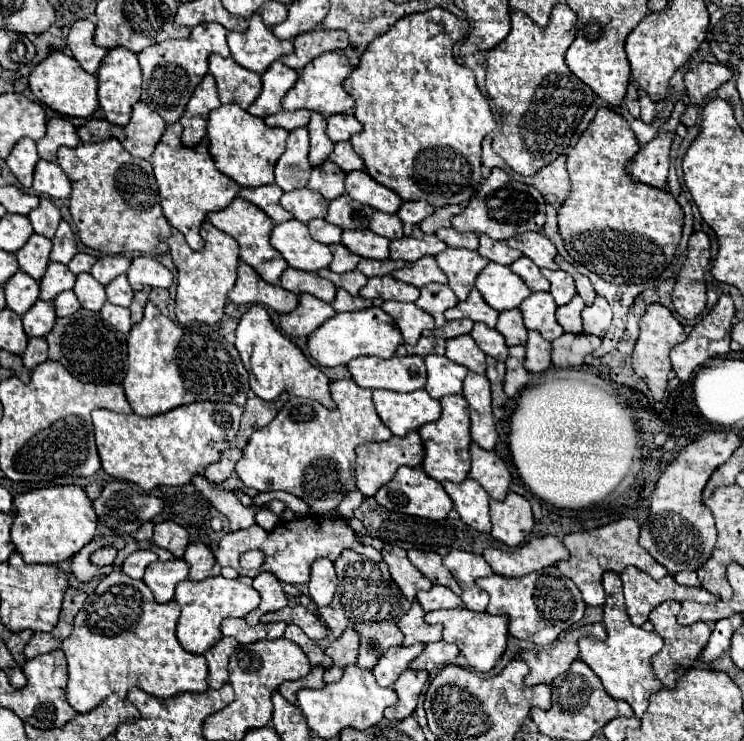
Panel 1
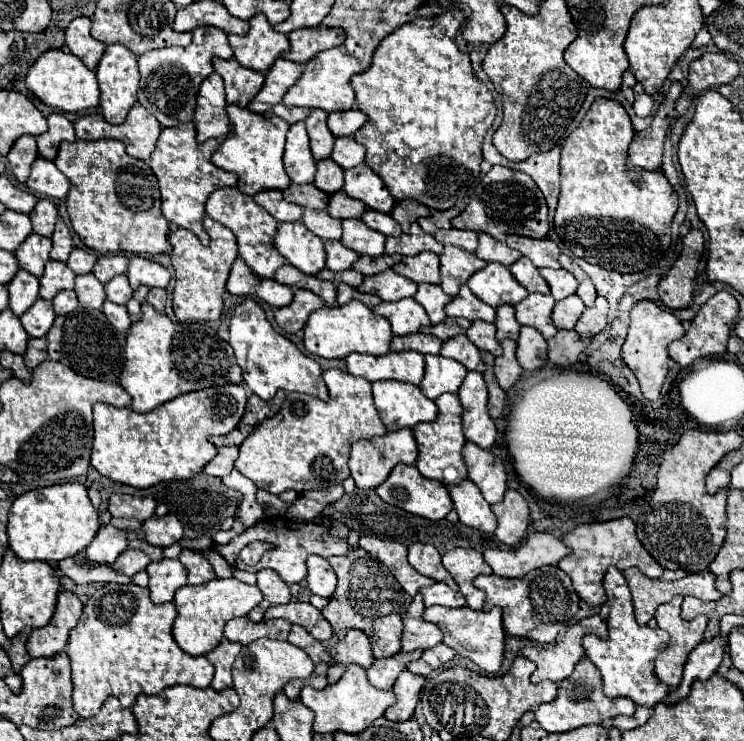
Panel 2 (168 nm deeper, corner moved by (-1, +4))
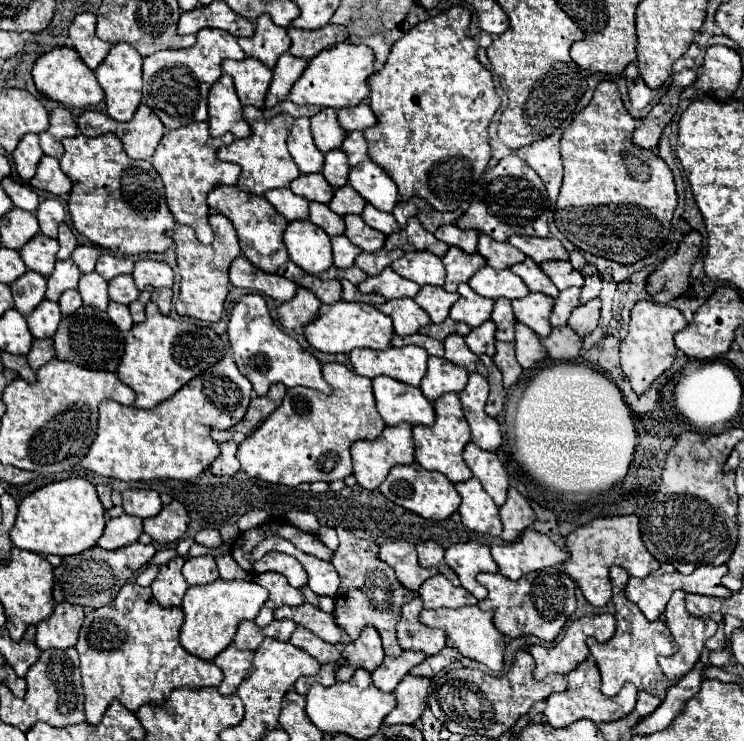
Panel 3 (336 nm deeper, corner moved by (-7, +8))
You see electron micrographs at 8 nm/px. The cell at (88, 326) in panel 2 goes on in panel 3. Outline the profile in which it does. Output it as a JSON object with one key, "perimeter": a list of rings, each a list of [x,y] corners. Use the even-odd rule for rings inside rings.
{"perimeter":[[[82,306],[72,316],[62,318],[54,334],[54,350],[58,360],[68,360],[88,370],[116,372],[120,358],[124,354],[124,334],[108,320],[106,312],[94,310],[90,306]]]}

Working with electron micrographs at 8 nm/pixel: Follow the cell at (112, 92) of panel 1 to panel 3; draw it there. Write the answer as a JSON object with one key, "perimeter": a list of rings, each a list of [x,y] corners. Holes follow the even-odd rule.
{"perimeter":[[[114,44],[112,50],[108,52],[108,56],[104,58],[104,62],[96,68],[98,82],[106,94],[104,102],[106,102],[106,112],[110,118],[114,118],[118,122],[132,120],[132,116],[142,100],[142,92],[140,92],[143,86],[142,65],[142,56],[130,44]]]}

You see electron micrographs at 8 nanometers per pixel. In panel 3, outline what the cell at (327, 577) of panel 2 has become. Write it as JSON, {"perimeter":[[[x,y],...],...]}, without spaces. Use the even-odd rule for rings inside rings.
{"perimeter":[[[296,550],[294,556],[304,566],[304,570],[308,572],[308,586],[314,594],[336,596],[338,586],[340,586],[340,578],[336,576],[336,570],[332,568],[330,562],[324,562],[316,556],[308,556],[300,550]]]}

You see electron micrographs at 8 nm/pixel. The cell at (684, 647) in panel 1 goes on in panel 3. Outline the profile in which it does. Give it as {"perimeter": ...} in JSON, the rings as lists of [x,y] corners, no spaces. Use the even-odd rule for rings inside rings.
{"perimeter":[[[676,590],[666,606],[666,624],[678,644],[678,652],[668,658],[658,658],[658,664],[668,680],[680,680],[690,672],[704,650],[704,642],[716,634],[716,622],[708,618],[694,618],[684,606],[684,592]]]}

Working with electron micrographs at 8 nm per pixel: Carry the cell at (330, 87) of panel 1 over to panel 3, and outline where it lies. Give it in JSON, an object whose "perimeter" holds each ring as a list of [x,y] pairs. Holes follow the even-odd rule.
{"perimeter":[[[342,42],[332,46],[318,56],[314,56],[304,74],[290,90],[290,100],[298,106],[314,104],[314,106],[328,106],[328,108],[344,108],[344,106],[358,106],[368,96],[368,78],[374,72],[374,52],[368,46],[354,46],[350,42]]]}

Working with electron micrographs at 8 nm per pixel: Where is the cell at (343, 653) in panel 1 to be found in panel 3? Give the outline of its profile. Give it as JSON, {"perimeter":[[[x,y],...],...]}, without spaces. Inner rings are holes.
{"perimeter":[[[366,626],[358,640],[344,646],[342,656],[352,668],[364,668],[368,672],[374,672],[384,660],[382,642],[376,628]]]}

